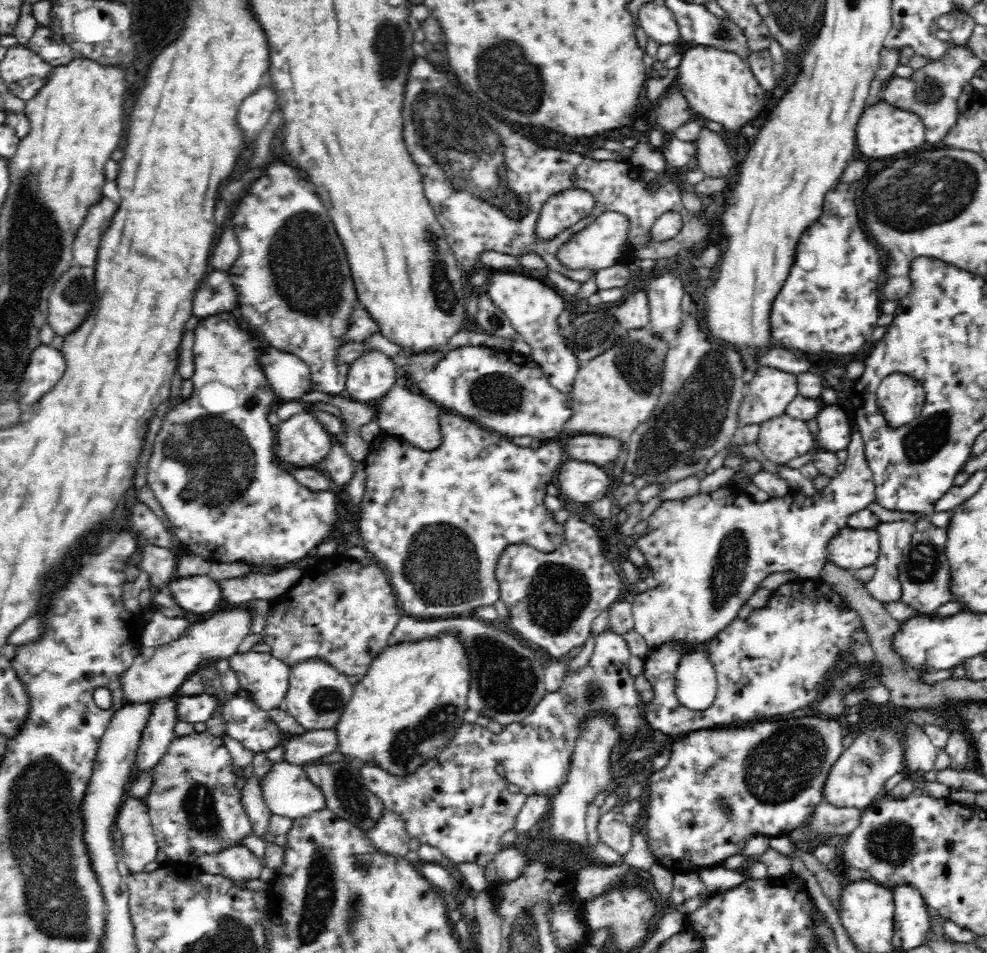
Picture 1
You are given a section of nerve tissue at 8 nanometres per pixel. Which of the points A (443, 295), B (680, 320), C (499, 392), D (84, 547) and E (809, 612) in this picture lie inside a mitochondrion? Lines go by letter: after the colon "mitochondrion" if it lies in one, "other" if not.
A: mitochondrion
B: other
C: mitochondrion
D: other
E: other

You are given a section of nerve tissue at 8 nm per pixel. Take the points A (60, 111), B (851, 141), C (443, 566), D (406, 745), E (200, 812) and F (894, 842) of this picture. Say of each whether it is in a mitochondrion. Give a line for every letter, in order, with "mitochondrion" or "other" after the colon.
A: other
B: other
C: mitochondrion
D: mitochondrion
E: mitochondrion
F: mitochondrion

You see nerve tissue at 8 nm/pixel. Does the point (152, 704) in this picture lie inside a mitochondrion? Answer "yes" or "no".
no

